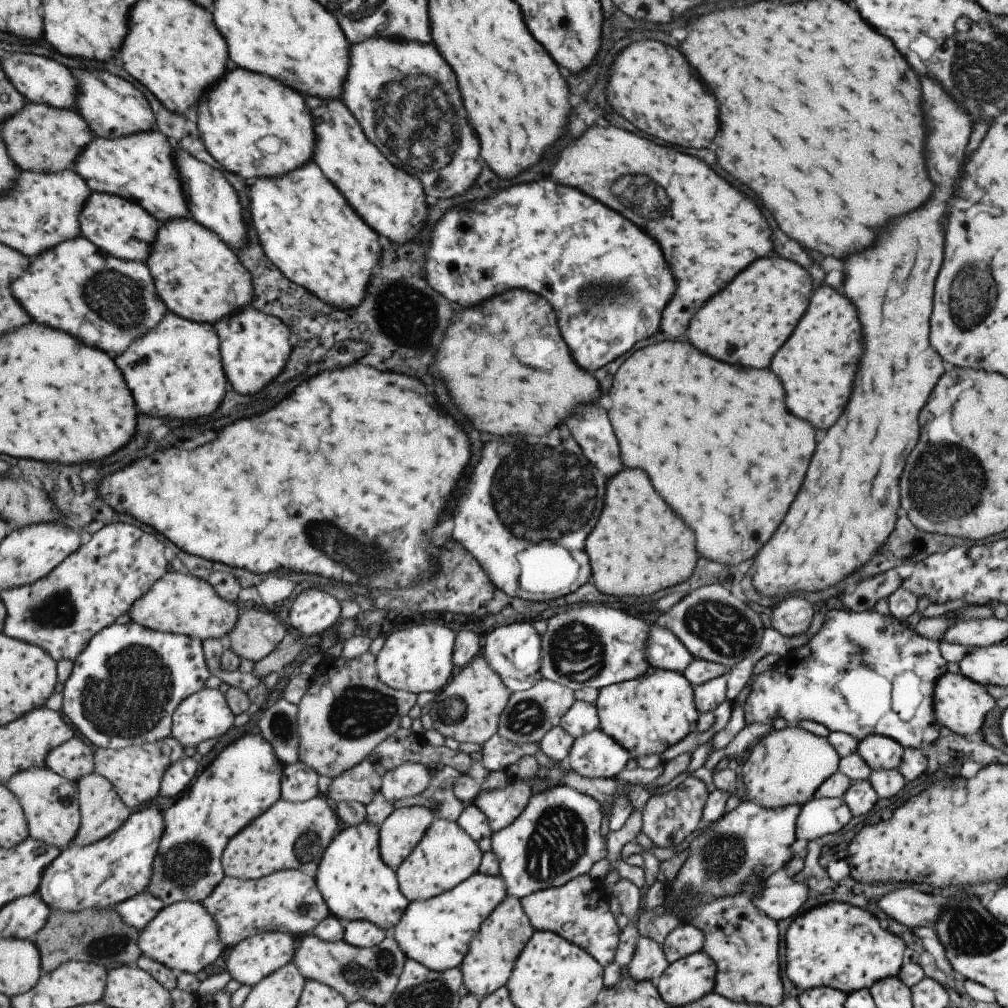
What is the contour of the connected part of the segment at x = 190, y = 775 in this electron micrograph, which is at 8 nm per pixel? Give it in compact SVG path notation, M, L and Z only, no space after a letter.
M187 757L182 761L173 763L162 780L160 796L165 798L182 796L195 782L197 772L199 772L199 764L193 758Z

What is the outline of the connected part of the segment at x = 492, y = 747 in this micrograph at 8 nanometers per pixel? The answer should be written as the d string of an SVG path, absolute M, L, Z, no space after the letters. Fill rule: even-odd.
M497 734L483 745L483 750L481 750L484 757L482 764L485 769L491 772L501 769L505 770L505 768L516 763L520 758L535 754L537 749L538 743L518 745Z

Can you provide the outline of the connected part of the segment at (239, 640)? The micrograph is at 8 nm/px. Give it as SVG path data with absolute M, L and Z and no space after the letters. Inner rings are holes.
M243 606L239 623L228 634L227 641L242 660L256 663L275 651L287 635L287 628L271 612Z

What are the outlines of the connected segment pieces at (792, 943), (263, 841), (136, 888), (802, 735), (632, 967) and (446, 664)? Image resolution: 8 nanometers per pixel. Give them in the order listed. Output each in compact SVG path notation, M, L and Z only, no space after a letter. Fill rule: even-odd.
M827 901L821 905L817 905L811 908L808 912L804 914L797 914L792 918L791 924L787 927L785 933L785 972L789 977L789 980L794 984L795 988L799 990L808 991L809 989L815 987L831 987L832 989L837 989L838 991L843 991L845 994L862 989L869 988L875 981L879 979L883 980L887 977L895 977L901 968L901 960L903 960L903 952L905 950L905 945L903 940L888 930L882 929L879 926L878 920L865 909L861 907L853 906L849 903L844 903L841 901Z
M321 796L304 803L279 800L229 841L222 859L226 876L259 880L277 871L301 869L315 877L329 845L342 830L337 815Z
M153 806L135 810L128 822L112 835L87 846L75 844L63 850L45 870L39 894L53 910L79 912L92 908L116 908L148 890L163 830L163 810Z
M794 724L782 730L771 728L751 748L741 766L744 800L768 809L805 804L818 786L837 771L839 759L825 736L809 734Z
M640 936L627 970L633 980L656 982L668 964L660 944L649 937Z
M441 623L419 624L394 632L377 656L378 675L394 689L412 693L440 691L454 676L456 633Z

